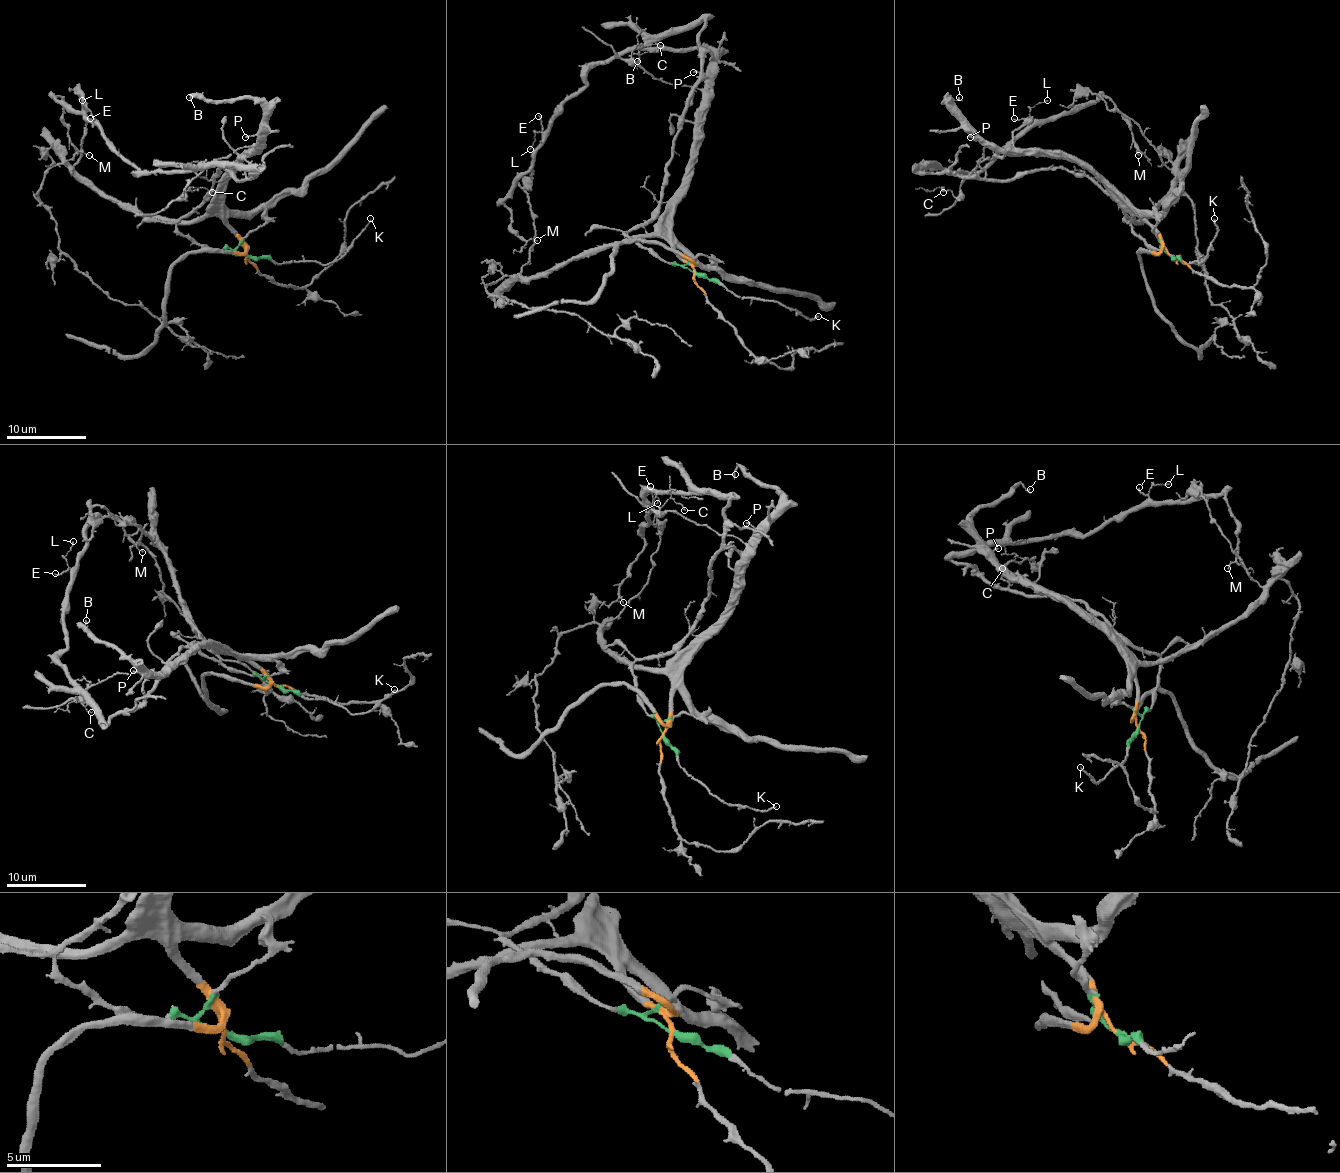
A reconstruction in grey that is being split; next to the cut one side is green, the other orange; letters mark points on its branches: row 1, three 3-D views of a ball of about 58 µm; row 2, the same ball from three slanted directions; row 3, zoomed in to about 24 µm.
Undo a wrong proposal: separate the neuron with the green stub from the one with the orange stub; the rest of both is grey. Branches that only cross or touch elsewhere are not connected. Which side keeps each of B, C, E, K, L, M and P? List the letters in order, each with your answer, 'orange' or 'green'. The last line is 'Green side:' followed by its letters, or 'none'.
B: orange
C: orange
E: green
K: green
L: green
M: green
P: orange
Green side: E, K, L, M

